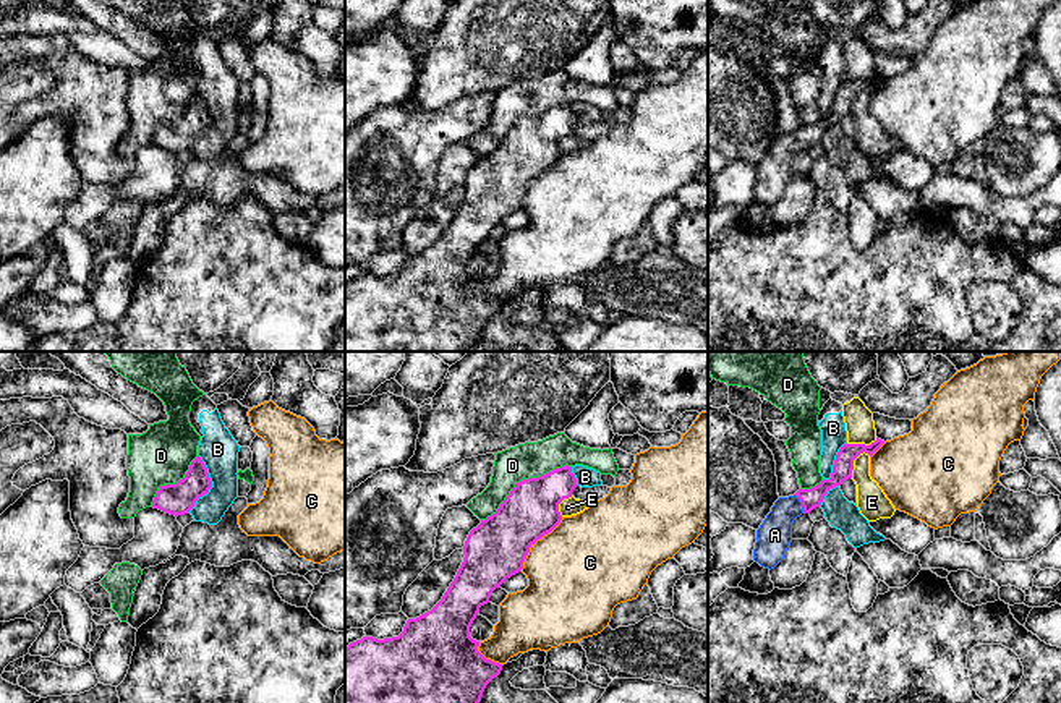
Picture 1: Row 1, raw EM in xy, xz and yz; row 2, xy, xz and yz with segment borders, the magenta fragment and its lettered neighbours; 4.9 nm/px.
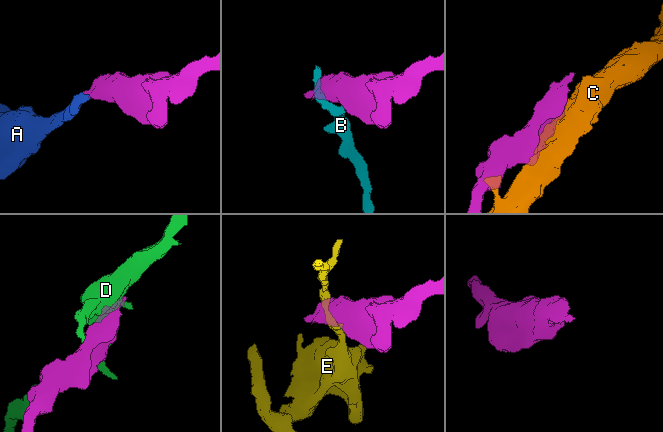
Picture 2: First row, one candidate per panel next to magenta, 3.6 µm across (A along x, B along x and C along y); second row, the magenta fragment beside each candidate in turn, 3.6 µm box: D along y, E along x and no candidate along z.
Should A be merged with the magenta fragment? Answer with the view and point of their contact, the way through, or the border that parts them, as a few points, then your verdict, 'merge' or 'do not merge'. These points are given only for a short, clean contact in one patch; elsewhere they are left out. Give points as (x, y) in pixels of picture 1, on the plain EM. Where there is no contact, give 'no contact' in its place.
meets magenta in yz at (802, 141); runs through yz (812, 135), (802, 141), (778, 162), (775, 172); merge

